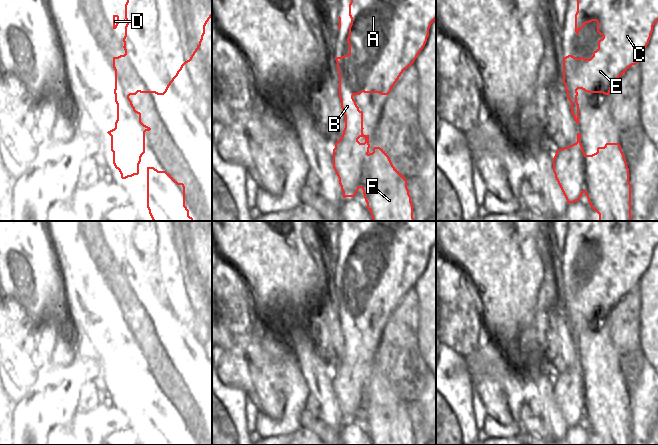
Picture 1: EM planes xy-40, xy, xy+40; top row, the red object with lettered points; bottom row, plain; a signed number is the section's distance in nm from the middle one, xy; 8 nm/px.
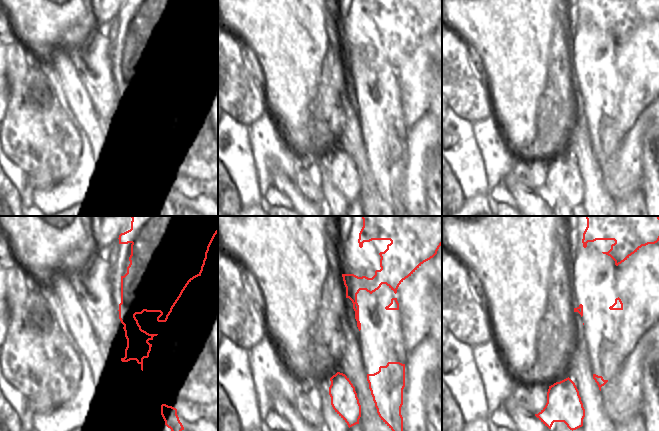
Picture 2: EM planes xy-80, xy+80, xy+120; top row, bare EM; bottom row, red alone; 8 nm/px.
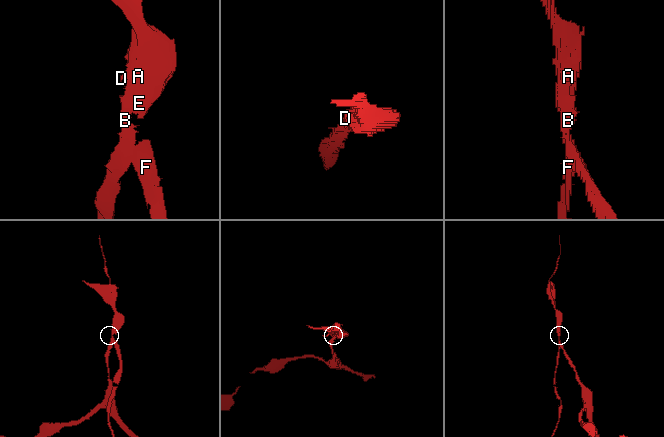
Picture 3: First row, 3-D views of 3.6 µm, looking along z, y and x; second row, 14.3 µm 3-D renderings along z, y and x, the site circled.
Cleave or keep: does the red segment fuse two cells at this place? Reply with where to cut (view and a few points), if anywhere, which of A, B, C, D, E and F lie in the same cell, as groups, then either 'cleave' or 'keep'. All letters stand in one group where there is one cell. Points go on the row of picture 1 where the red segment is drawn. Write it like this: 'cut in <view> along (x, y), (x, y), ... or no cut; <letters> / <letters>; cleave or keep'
cut in xy+40 along (585, 155), (585, 189), (583, 191); A B C D E / F; cleave

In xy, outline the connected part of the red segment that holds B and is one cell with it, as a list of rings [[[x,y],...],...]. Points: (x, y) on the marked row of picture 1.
[[[351,0],[349,4],[349,54],[335,57],[339,72],[339,98],[345,116],[345,128],[333,149],[333,168],[339,178],[343,198],[354,197],[363,186],[363,168],[369,153],[369,135],[363,134],[363,112],[354,100],[354,95],[379,93],[388,95],[401,74],[411,66],[429,36],[429,28],[436,20],[436,0]]]

